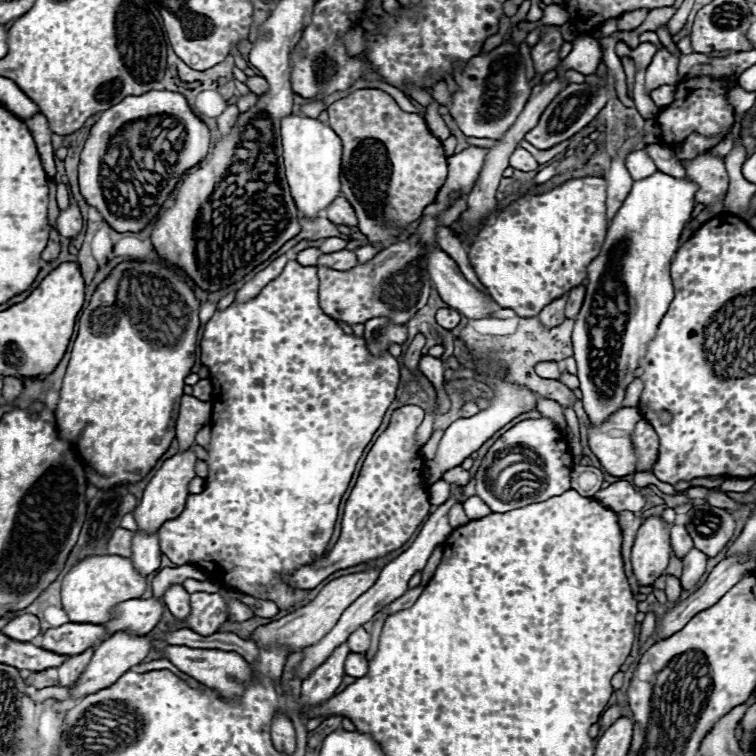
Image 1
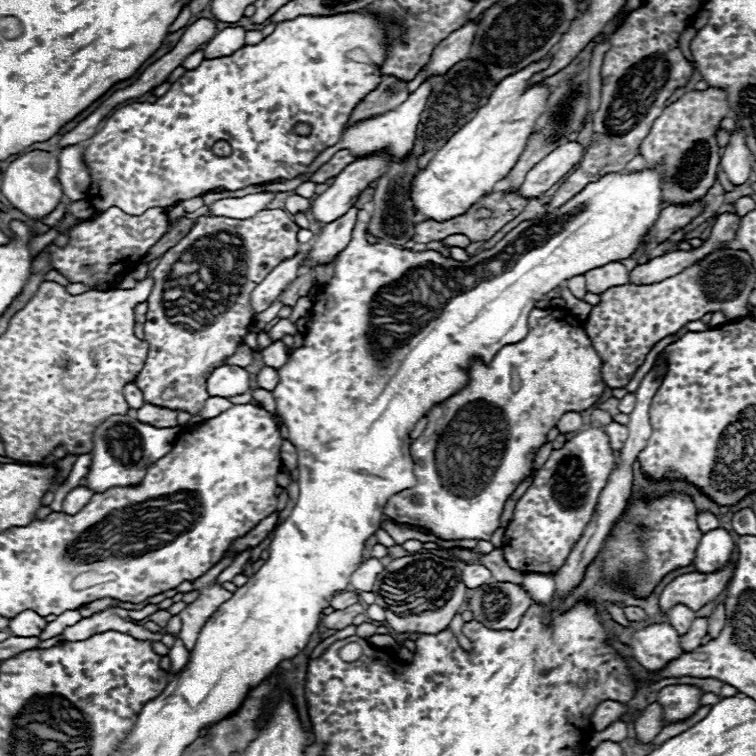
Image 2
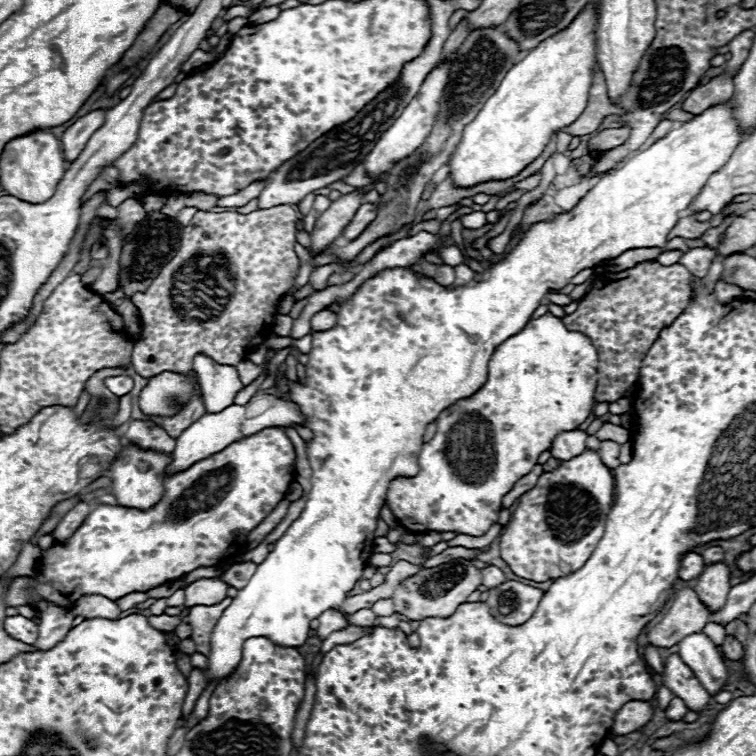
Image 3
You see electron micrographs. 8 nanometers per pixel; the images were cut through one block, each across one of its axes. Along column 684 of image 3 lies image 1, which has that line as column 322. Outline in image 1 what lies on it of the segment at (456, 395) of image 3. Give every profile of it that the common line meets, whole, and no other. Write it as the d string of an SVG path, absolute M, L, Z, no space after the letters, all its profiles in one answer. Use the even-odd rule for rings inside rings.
M290 114L282 118L282 146L292 198L304 216L316 218L320 210L324 210L336 196L340 196L342 142L334 130L322 124L318 118Z

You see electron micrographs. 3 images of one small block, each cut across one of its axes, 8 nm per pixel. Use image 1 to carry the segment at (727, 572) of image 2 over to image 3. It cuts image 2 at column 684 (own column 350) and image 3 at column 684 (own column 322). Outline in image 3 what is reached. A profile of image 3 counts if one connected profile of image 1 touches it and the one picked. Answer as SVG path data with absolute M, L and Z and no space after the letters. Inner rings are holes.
M682 588L674 594L664 620L650 628L648 642L652 646L674 646L684 636L700 632L710 620L708 606L698 598L692 588Z

